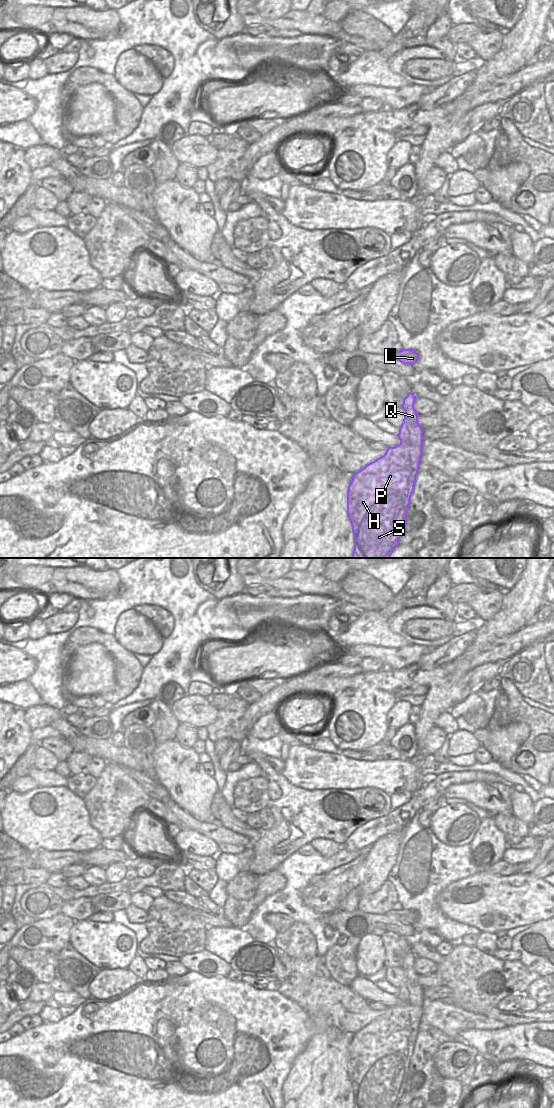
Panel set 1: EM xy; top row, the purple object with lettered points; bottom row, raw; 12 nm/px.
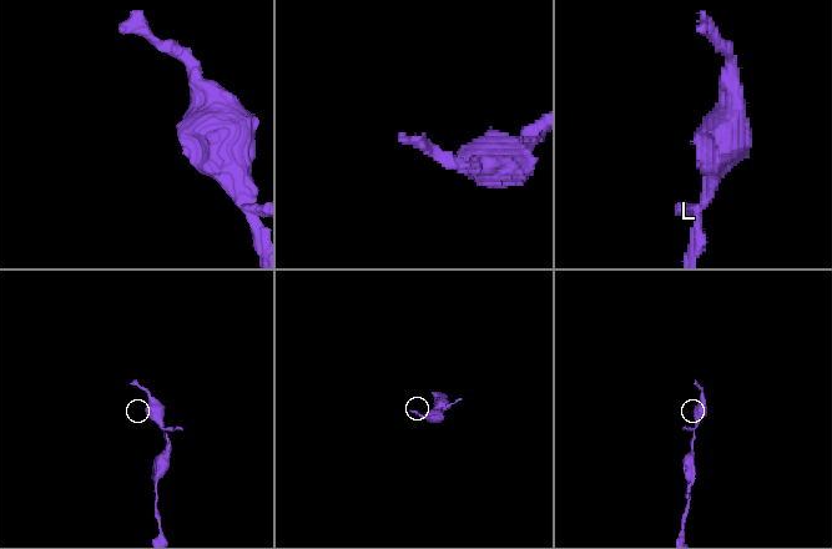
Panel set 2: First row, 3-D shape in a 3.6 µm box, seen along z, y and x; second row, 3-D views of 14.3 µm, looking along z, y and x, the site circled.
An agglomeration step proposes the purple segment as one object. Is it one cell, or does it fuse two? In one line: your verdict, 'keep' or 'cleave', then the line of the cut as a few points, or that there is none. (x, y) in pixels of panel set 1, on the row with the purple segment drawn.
keep | no cut

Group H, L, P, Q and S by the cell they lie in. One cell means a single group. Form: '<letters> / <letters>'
H L P Q S

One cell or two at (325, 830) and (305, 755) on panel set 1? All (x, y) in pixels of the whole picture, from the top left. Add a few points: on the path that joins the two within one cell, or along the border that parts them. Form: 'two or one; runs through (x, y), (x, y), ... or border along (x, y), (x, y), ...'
two; border along (291, 784), (309, 790), (337, 789)

